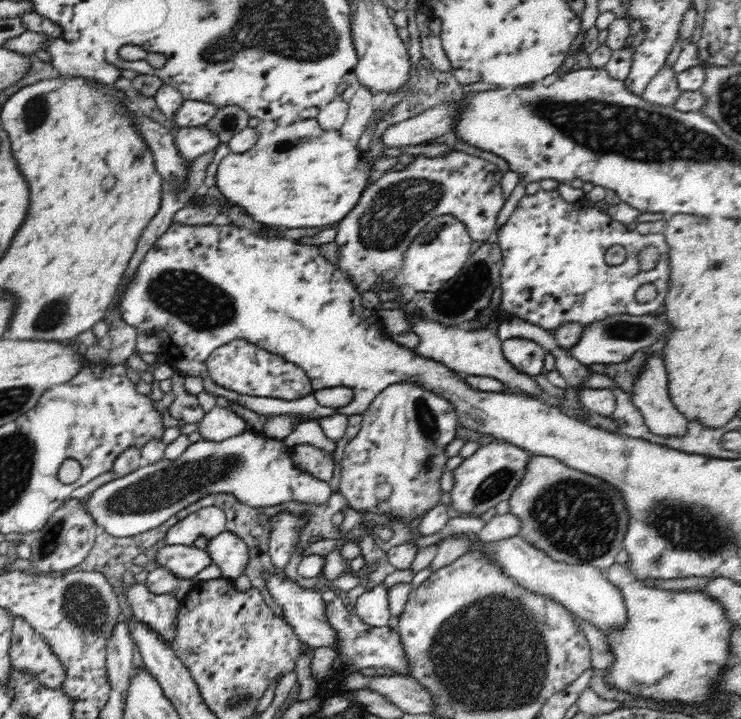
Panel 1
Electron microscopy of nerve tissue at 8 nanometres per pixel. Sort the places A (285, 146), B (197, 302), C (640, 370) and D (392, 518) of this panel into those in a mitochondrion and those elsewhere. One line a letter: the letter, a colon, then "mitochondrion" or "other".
A: mitochondrion
B: mitochondrion
C: other
D: other

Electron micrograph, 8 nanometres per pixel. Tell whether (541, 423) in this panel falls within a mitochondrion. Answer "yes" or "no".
no

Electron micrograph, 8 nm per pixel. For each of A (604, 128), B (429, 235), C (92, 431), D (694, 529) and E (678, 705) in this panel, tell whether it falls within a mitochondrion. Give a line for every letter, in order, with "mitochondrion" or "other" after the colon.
A: mitochondrion
B: mitochondrion
C: other
D: mitochondrion
E: other

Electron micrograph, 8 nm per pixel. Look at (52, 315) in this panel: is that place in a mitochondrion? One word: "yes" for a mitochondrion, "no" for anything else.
yes

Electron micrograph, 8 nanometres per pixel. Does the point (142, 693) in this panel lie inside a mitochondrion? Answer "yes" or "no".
no

